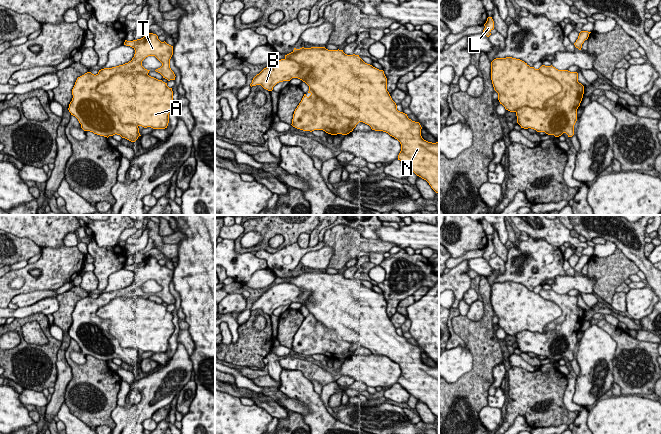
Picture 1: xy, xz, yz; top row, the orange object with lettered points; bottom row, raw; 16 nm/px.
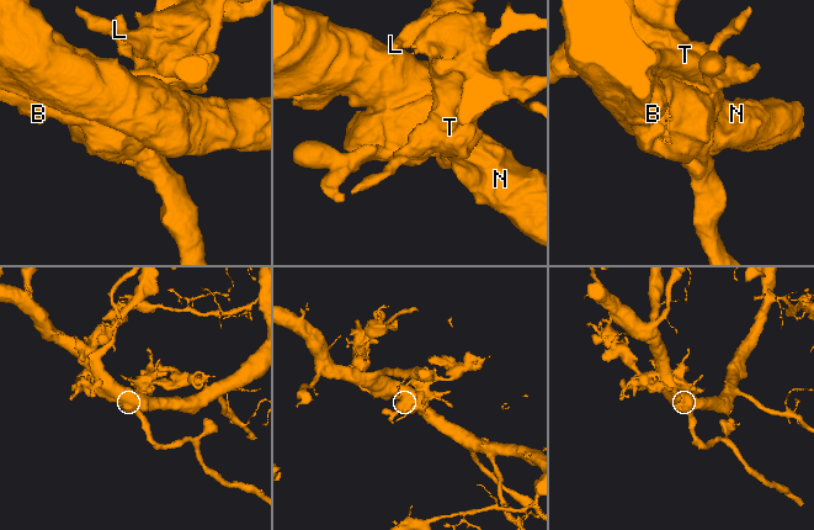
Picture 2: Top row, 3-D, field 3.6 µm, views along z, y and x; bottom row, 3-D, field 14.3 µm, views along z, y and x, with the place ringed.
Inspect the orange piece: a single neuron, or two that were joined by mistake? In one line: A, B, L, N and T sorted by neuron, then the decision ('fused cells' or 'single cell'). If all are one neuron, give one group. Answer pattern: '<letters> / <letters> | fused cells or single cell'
A N / B L T | fused cells

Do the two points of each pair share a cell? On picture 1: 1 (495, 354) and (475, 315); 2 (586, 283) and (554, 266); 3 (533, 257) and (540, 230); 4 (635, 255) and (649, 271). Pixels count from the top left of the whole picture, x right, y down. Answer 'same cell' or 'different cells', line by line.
1: different cells
2: different cells
3: different cells
4: same cell

